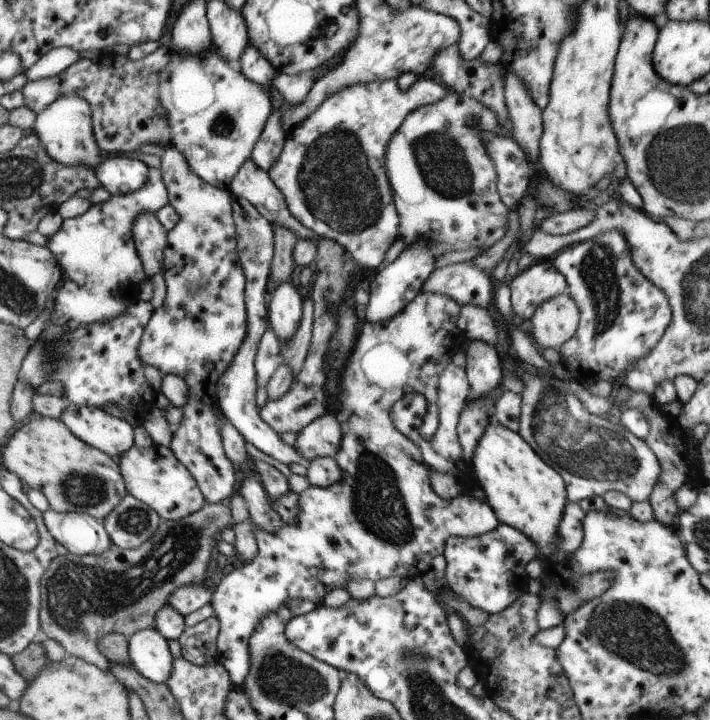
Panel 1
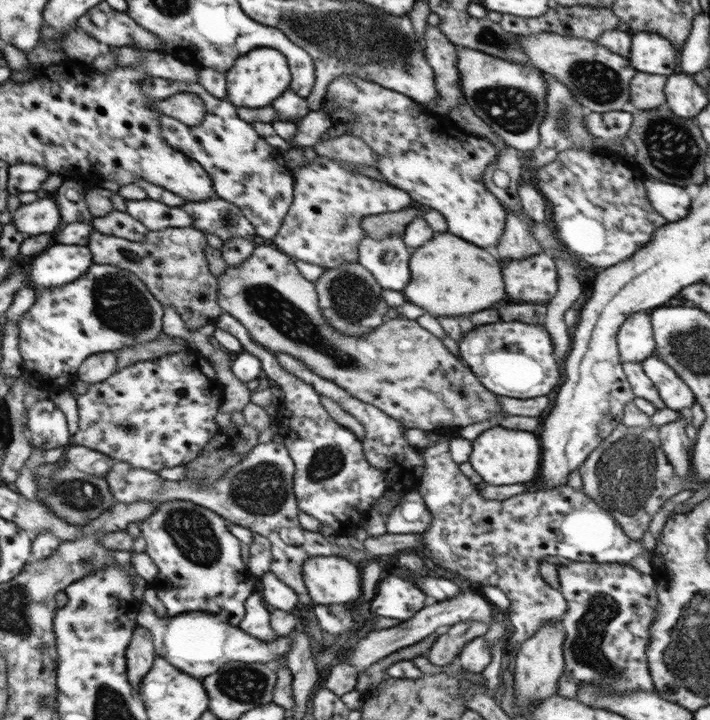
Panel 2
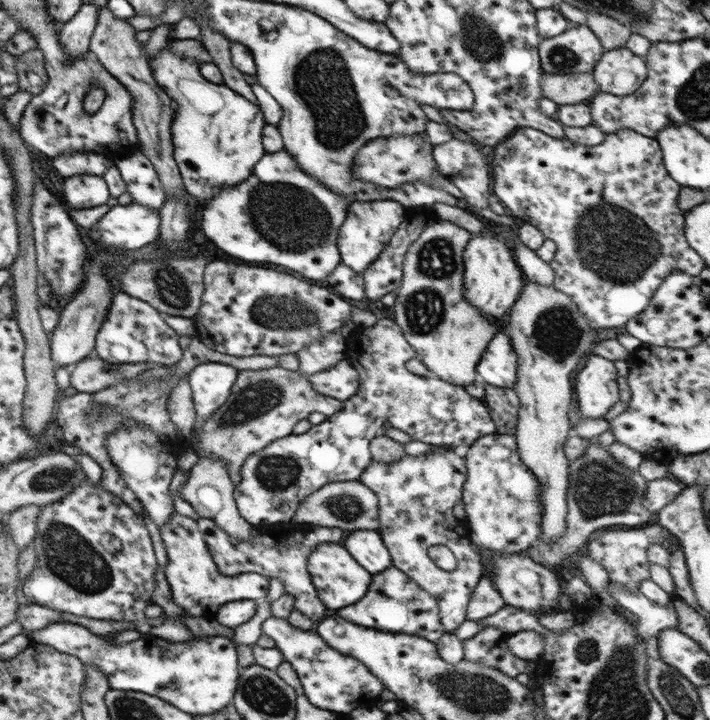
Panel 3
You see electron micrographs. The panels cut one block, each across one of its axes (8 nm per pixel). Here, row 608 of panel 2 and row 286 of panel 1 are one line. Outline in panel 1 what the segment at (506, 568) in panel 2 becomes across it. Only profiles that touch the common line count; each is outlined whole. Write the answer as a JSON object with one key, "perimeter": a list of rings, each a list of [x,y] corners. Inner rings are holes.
{"perimeter":[[[533,261],[521,274],[508,281],[515,316],[529,319],[537,305],[566,290],[563,276],[552,263]]]}

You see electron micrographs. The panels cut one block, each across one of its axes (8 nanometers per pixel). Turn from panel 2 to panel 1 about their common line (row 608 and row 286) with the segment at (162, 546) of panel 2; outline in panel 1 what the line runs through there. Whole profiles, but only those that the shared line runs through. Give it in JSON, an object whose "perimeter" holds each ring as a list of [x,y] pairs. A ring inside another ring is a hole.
{"perimeter":[[[167,146],[164,149],[158,171],[166,188],[168,204],[178,214],[178,221],[166,231],[166,245],[162,250],[160,273],[164,280],[165,296],[159,308],[152,309],[149,320],[144,324],[136,355],[143,366],[148,364],[161,374],[181,377],[187,383],[190,394],[181,408],[182,421],[173,429],[173,438],[168,447],[197,483],[205,503],[227,502],[237,490],[239,474],[223,453],[218,417],[214,412],[217,409],[214,388],[218,376],[235,356],[246,333],[245,277],[236,251],[229,191],[215,188],[191,172],[187,161],[175,147]]]}

